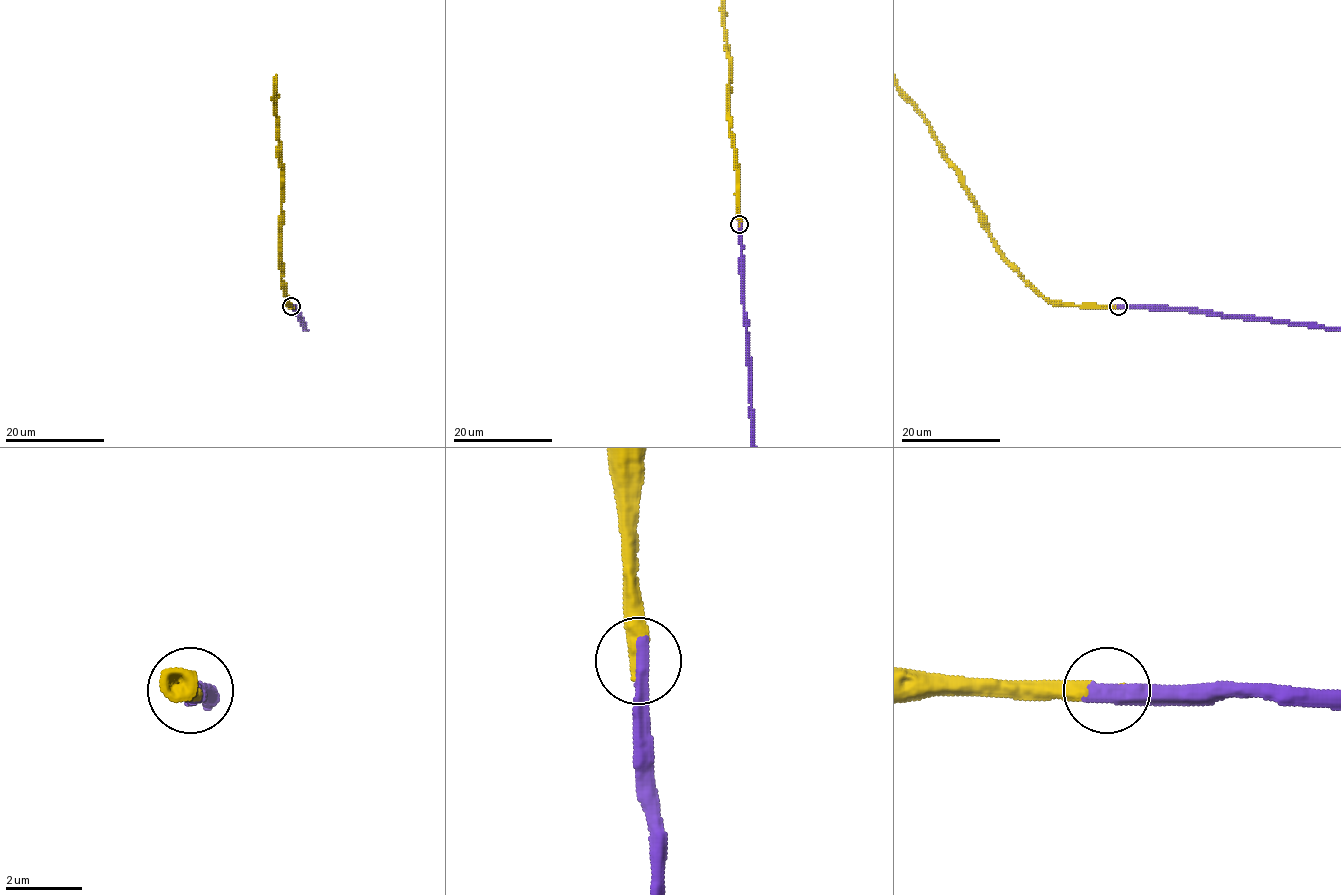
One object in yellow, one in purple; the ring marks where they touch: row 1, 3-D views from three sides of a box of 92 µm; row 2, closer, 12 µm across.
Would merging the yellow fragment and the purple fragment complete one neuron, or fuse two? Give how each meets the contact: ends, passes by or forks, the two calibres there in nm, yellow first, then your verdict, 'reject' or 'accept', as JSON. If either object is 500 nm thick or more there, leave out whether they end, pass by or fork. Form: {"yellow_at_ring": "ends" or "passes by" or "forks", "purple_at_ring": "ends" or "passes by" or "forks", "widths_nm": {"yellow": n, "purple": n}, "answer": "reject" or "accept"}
{"widths_nm": {"yellow": 400, "purple": 500}, "answer": "accept"}

